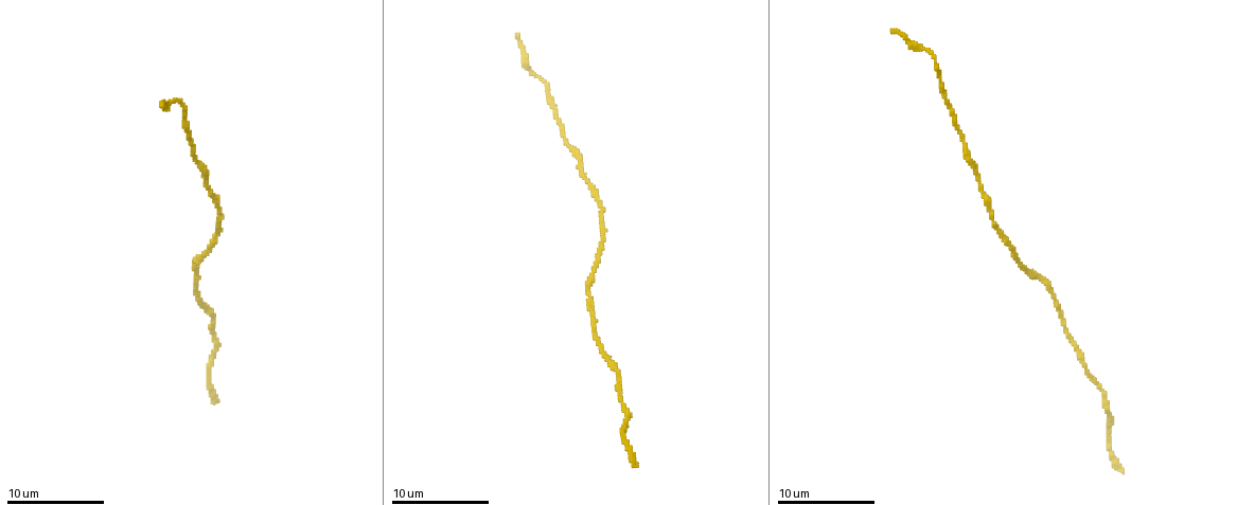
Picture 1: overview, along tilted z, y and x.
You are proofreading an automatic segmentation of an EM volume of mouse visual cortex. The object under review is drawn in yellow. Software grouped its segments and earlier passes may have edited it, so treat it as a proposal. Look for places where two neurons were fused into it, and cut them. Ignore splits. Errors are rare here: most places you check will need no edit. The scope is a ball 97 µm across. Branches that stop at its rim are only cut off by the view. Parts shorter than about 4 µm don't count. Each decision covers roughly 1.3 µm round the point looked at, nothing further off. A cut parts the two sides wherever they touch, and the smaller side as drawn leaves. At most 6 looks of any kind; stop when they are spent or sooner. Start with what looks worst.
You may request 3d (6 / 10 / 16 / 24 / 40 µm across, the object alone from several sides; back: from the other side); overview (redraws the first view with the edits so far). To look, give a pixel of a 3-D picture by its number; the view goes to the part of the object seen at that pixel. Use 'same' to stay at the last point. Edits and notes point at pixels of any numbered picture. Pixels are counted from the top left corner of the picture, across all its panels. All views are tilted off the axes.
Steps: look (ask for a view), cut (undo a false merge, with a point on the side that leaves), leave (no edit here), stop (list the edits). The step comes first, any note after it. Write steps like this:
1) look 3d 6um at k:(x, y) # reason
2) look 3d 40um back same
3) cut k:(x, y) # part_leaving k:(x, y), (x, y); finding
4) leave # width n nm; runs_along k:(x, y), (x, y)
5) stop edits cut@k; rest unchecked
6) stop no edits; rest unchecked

look 3d 10um at 1:(210, 313)

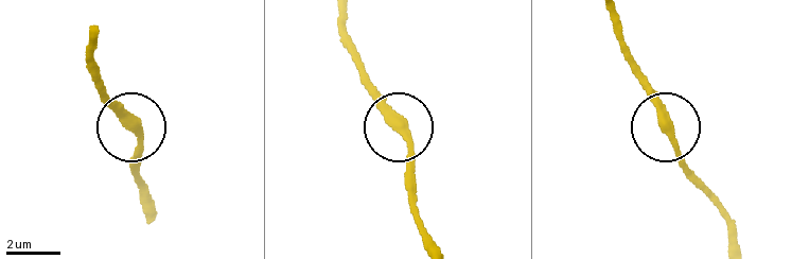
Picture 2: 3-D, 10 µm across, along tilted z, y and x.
leave # all the same neuron

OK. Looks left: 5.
look 3d 10um at 1:(982, 190) # thick turns thin

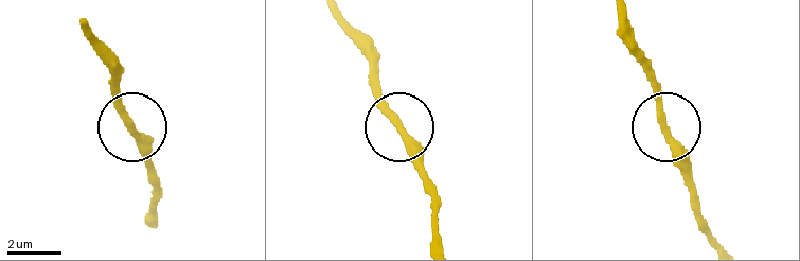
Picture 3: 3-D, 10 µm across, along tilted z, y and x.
leave # runs_along 3:(431, 243), (432, 201), (422, 160), (381, 94), (369, 85); one neuron here

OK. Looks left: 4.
look 3d 6um at 1:(927, 49)

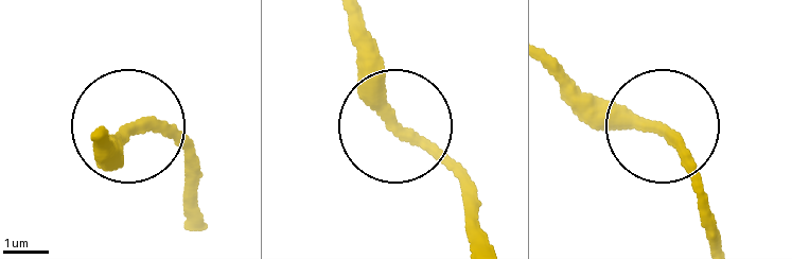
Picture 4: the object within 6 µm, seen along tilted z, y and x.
leave # runs_along 4:(188, 207), (177, 138), (135, 131), (116, 153), (102, 150); one neuron here

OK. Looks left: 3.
stop no edits; rest unchecked

